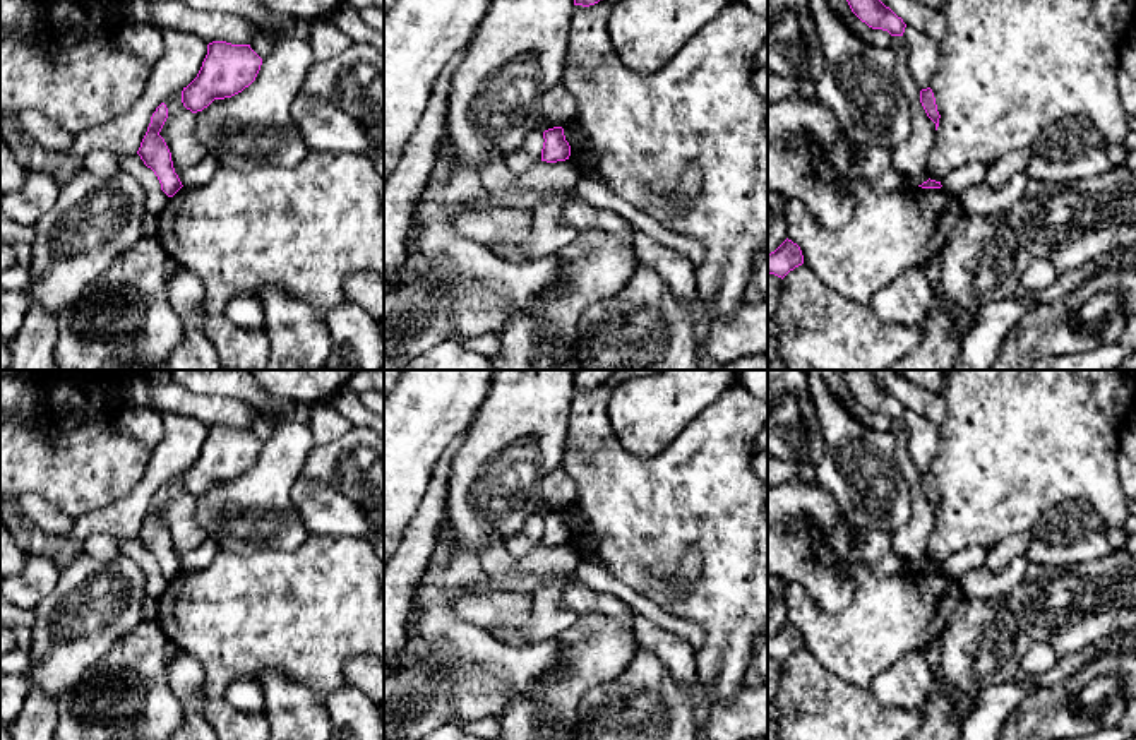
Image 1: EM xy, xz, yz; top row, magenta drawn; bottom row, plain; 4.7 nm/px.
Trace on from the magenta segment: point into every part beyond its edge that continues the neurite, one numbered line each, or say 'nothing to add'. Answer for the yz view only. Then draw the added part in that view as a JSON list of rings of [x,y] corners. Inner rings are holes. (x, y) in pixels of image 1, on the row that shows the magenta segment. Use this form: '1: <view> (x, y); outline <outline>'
nothing to add

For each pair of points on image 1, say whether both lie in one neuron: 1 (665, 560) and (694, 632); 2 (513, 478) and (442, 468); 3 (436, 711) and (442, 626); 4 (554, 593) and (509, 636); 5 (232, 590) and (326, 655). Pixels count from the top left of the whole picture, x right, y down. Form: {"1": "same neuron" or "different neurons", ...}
{"1": "different neurons", "2": "different neurons", "3": "different neurons", "4": "same neuron", "5": "same neuron"}

